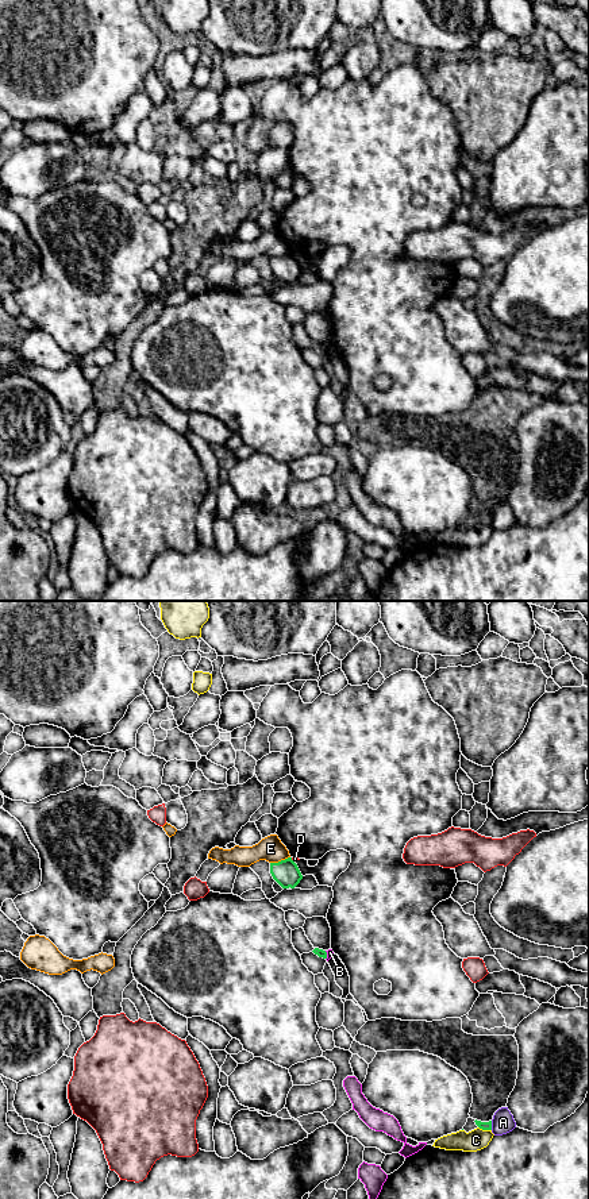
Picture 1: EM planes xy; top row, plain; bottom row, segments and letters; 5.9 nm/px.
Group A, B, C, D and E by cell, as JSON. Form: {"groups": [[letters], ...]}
{"groups": [["A"], ["B"], ["C"], ["D"], ["E"]]}

